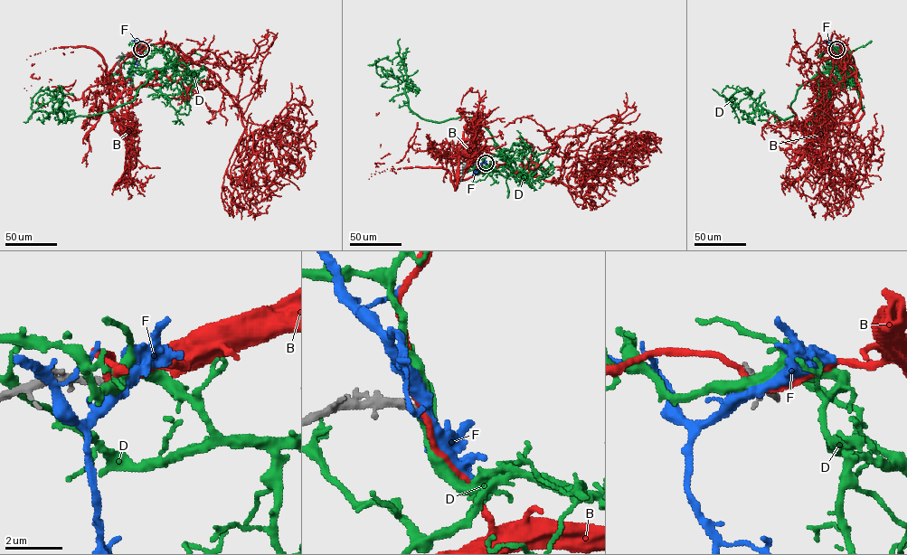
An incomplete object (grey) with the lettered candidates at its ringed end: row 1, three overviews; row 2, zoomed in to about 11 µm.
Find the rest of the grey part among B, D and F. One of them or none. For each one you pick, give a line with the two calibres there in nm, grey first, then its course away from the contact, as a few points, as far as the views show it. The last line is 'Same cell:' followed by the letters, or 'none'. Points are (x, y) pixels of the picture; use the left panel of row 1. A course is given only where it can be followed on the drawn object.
F: 260 nm thick on the grey side, 340 nm on the other; it runs (141, 49), (129, 73), (131, 84), (137, 89)
Same cell: F

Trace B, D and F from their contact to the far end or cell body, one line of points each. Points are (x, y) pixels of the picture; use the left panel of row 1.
B: (141, 49), (168, 42), (205, 67), (248, 136), (268, 137), (293, 117), (307, 144), (317, 120)
D: (141, 49), (163, 51), (169, 59), (131, 101), (65, 119), (60, 90), (23, 121)
F: (141, 49), (129, 73), (131, 84), (137, 89)

